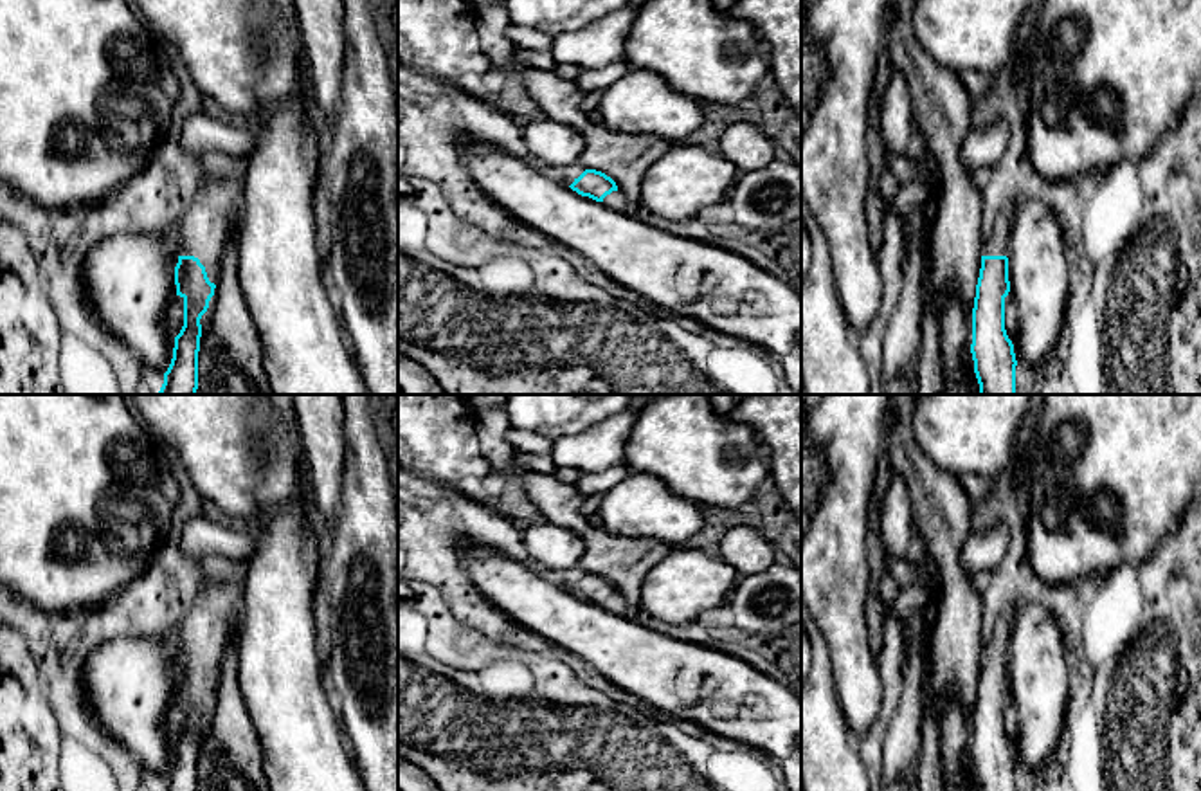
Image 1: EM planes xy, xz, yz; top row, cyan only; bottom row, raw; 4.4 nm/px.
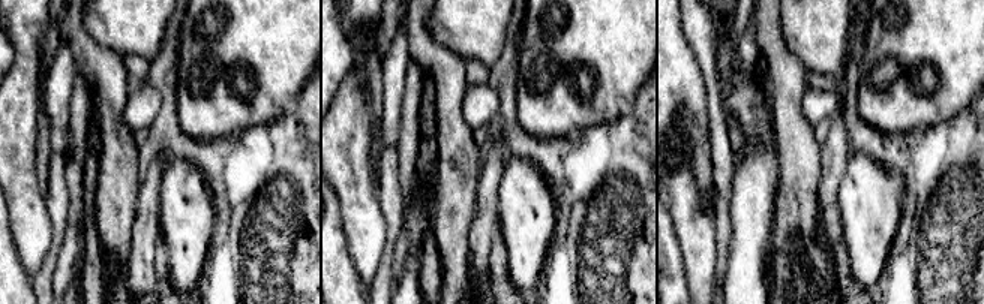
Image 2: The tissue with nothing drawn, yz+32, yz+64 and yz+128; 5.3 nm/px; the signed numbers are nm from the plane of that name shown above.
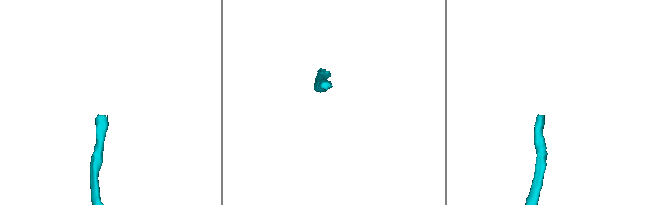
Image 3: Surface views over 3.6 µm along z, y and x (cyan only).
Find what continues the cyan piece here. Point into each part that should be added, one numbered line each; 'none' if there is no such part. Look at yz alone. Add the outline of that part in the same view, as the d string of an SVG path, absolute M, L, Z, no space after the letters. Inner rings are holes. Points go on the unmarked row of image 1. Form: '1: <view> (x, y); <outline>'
1: yz (998, 645); M1001 616L996 623L994 634L983 649L983 659L1007 659L1012 636L1014 616Z

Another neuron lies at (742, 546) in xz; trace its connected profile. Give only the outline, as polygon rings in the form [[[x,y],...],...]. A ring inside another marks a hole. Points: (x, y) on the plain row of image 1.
[[[747,524],[731,528],[718,546],[718,555],[736,569],[738,577],[749,577],[771,568],[774,551],[774,546],[760,535],[760,530]]]

